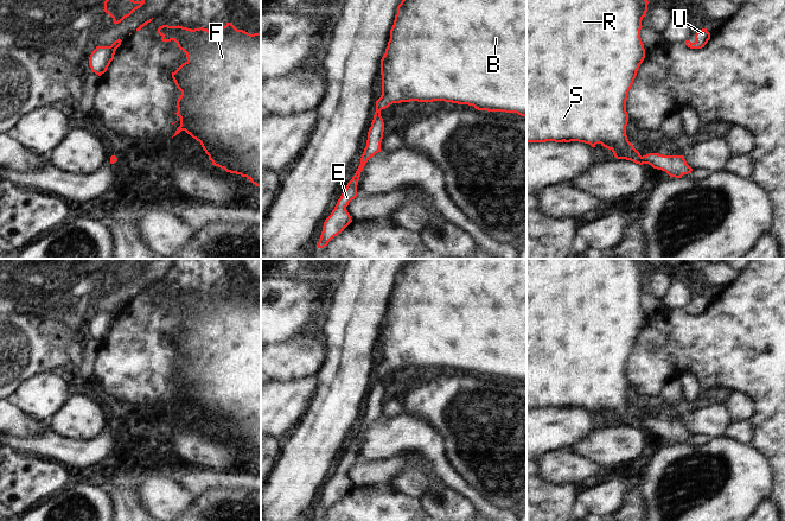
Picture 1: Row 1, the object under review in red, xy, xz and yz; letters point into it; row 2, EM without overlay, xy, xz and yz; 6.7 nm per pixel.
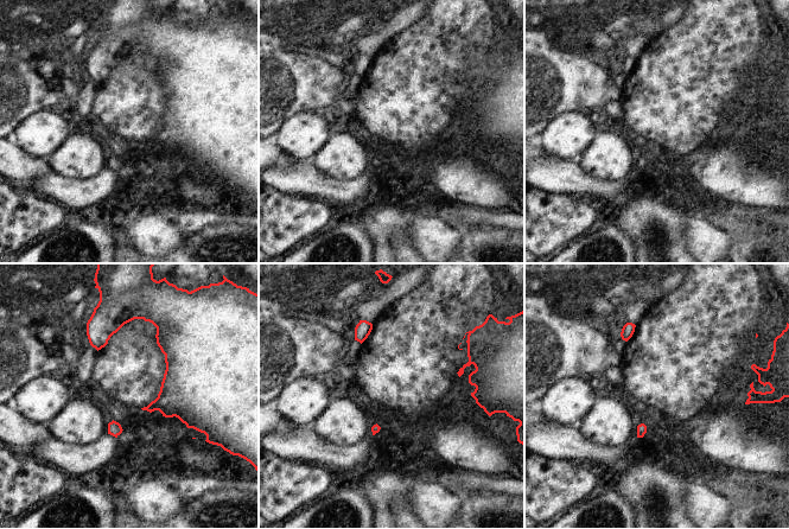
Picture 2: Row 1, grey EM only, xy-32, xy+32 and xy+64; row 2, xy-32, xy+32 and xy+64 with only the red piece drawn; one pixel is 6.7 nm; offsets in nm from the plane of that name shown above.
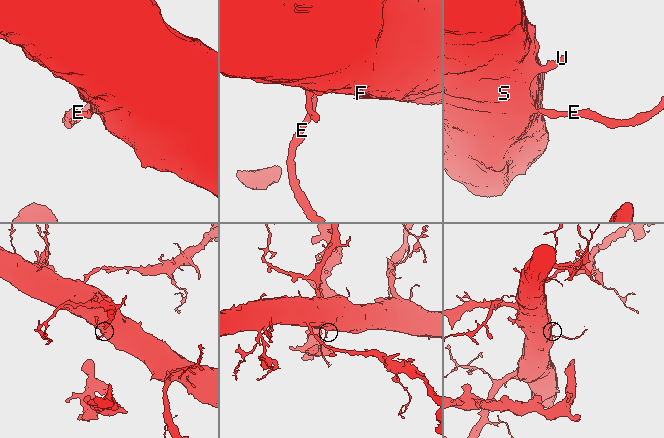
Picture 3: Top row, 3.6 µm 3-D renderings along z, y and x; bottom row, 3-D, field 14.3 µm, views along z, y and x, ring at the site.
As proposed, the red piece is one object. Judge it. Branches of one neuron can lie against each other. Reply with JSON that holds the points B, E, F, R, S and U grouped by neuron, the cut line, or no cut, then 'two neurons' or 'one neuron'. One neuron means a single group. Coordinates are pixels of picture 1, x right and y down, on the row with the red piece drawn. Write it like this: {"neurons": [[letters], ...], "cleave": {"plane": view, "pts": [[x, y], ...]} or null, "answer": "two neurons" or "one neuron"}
{"neurons": [["B", "E", "F", "R", "S", "U"]], "cleave": null, "answer": "one neuron"}

